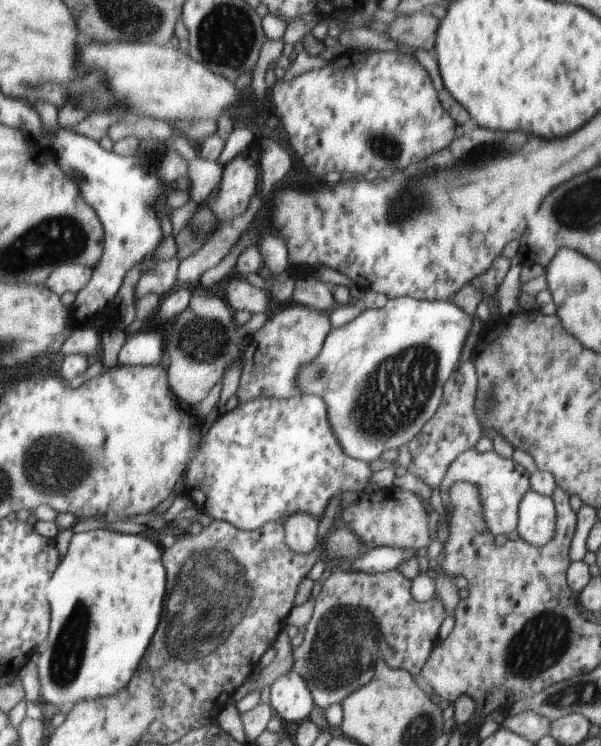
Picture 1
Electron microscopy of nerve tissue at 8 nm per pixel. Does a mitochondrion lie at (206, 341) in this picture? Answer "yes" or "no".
yes

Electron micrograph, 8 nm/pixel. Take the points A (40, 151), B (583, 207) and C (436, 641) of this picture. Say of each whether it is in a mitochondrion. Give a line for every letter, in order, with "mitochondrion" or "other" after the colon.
A: other
B: mitochondrion
C: other

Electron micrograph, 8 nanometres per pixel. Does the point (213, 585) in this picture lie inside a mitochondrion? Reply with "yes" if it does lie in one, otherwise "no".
yes

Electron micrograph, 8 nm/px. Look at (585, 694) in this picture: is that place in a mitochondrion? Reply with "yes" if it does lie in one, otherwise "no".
yes

